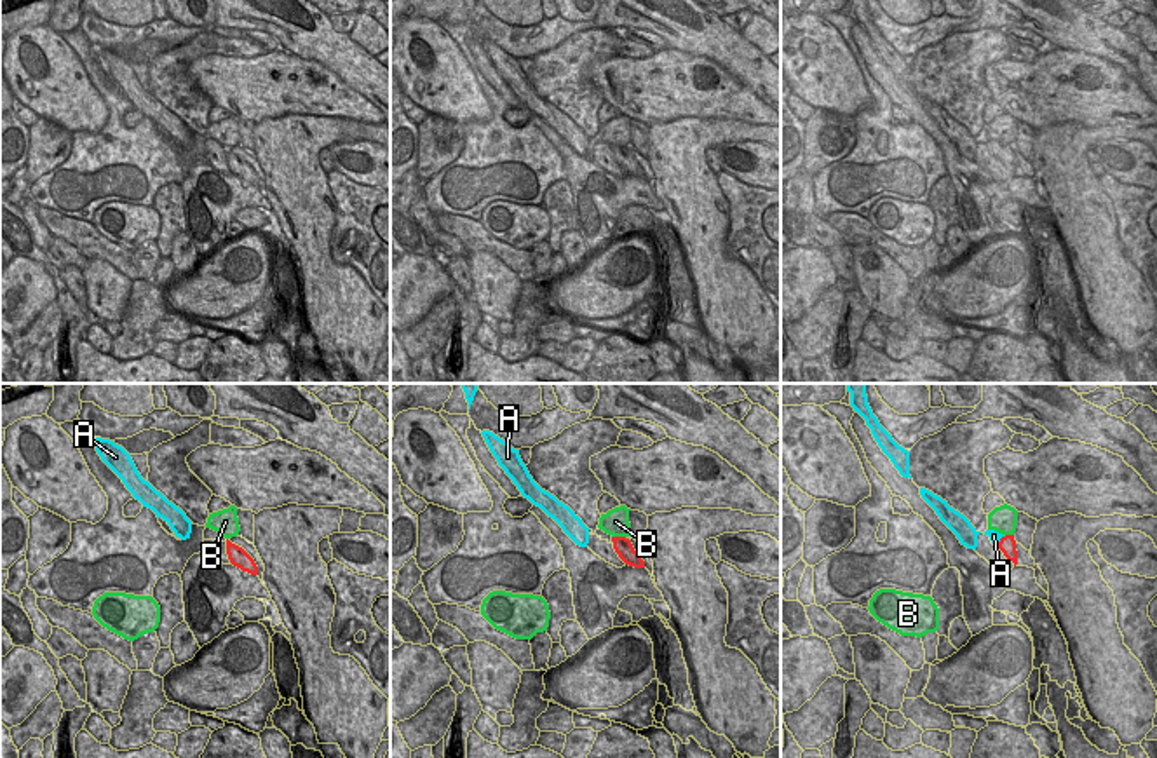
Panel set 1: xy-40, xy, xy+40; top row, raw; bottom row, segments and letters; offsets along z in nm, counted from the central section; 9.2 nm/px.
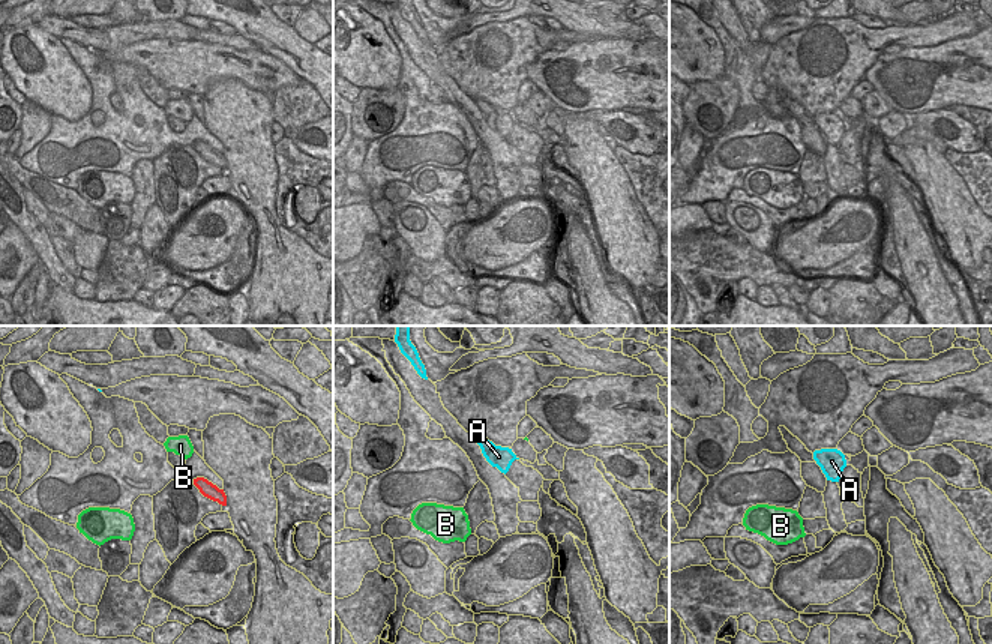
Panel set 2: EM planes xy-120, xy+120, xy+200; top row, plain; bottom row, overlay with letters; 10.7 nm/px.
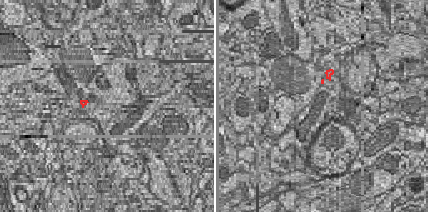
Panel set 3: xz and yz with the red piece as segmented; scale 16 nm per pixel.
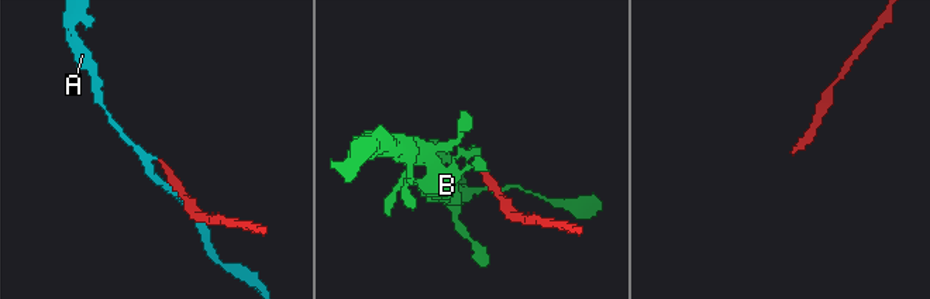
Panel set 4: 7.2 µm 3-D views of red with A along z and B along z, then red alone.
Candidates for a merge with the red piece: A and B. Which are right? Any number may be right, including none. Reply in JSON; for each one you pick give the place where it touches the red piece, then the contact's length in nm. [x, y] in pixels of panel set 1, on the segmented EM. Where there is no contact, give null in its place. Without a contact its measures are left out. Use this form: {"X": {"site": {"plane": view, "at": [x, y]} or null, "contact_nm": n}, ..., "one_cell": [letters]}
{"one_cell": []}

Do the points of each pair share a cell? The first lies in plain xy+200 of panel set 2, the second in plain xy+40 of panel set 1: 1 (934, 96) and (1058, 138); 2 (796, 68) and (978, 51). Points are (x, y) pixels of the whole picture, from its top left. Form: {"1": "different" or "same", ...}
{"1": "different", "2": "same"}

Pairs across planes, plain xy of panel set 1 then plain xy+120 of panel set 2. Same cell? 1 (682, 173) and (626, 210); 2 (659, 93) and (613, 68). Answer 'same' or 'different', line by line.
1: same
2: same

